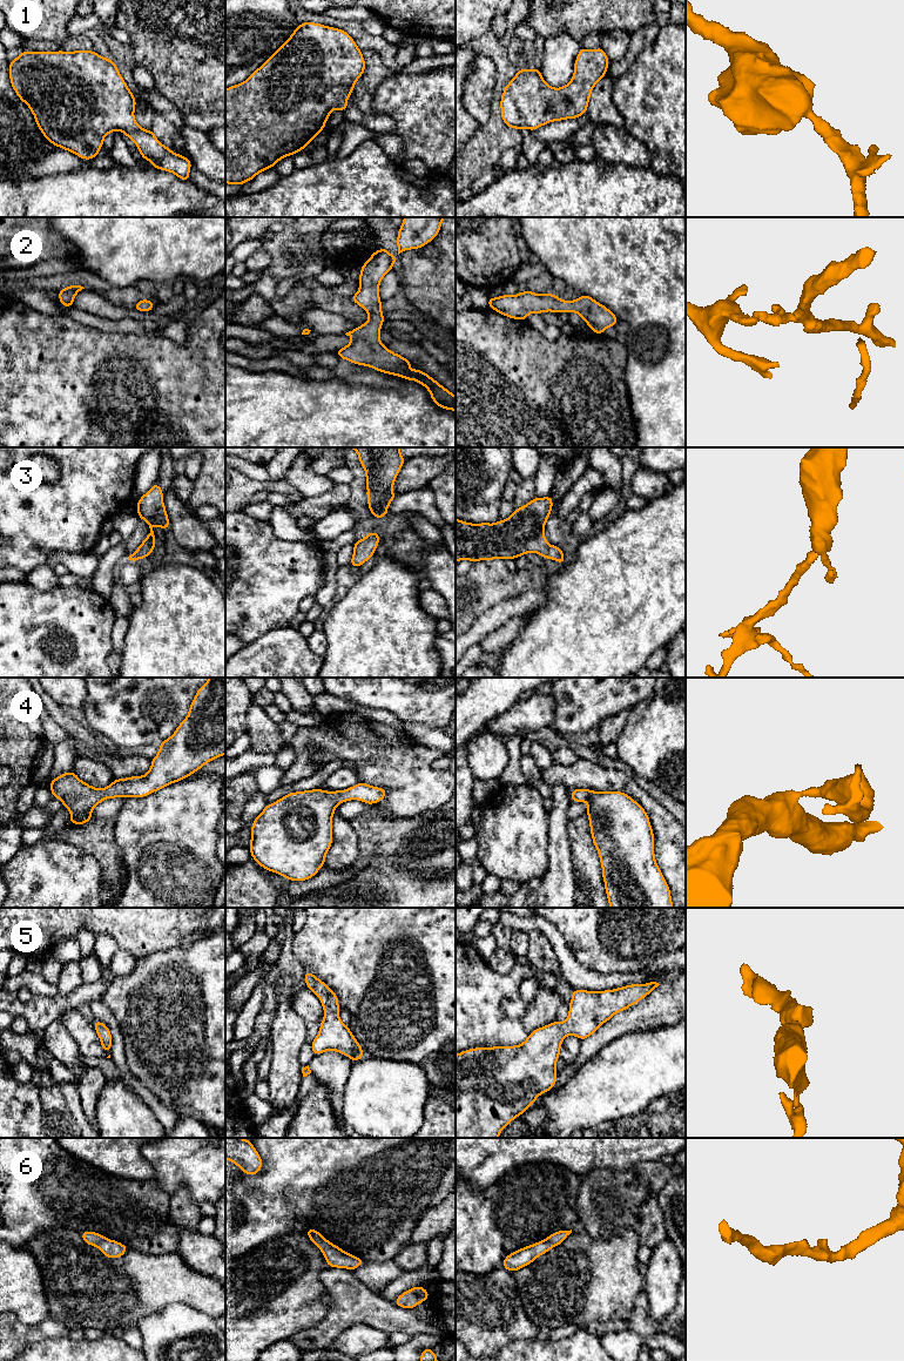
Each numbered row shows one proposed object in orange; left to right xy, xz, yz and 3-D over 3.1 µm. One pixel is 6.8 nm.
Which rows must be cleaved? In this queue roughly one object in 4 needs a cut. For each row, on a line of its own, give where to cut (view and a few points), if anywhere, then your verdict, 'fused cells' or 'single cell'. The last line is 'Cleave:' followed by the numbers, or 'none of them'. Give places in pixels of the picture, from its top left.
1: no cut | single cell
2: no cut | single cell
3: no cut | single cell
4: no cut | single cell
5: no cut | single cell
6: no cut | single cell
Cleave: none of them

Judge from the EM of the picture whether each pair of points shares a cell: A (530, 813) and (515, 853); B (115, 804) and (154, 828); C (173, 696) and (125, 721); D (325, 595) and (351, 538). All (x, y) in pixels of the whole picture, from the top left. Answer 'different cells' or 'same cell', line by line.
A: same cell
B: different cells
C: same cell
D: same cell

